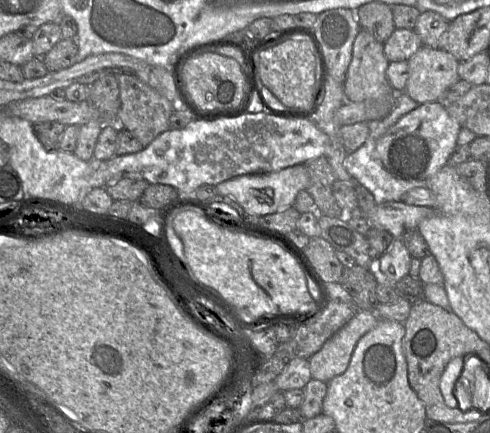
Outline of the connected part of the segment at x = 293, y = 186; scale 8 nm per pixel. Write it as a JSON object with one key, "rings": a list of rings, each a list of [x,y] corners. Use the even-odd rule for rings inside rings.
{"rings":[[[297,164],[277,171],[261,174],[244,174],[223,181],[216,186],[216,195],[227,195],[235,199],[246,213],[272,214],[293,206],[299,191],[309,184],[309,173],[304,164]]]}

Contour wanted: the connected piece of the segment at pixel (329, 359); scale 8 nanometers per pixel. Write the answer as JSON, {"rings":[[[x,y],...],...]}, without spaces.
{"rings":[[[357,311],[343,328],[309,358],[311,377],[328,383],[343,374],[349,366],[358,341],[374,329],[379,320],[374,312]]]}

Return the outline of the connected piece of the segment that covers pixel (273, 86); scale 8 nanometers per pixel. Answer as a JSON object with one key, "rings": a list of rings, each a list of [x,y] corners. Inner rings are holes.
{"rings":[[[294,34],[258,52],[254,57],[257,78],[284,107],[308,108],[313,101],[317,59],[307,35]]]}

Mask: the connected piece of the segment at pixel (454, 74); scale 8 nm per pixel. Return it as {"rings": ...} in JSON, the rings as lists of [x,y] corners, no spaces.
{"rings":[[[422,45],[408,59],[409,78],[404,92],[418,104],[435,102],[459,79],[460,61],[444,49]]]}

